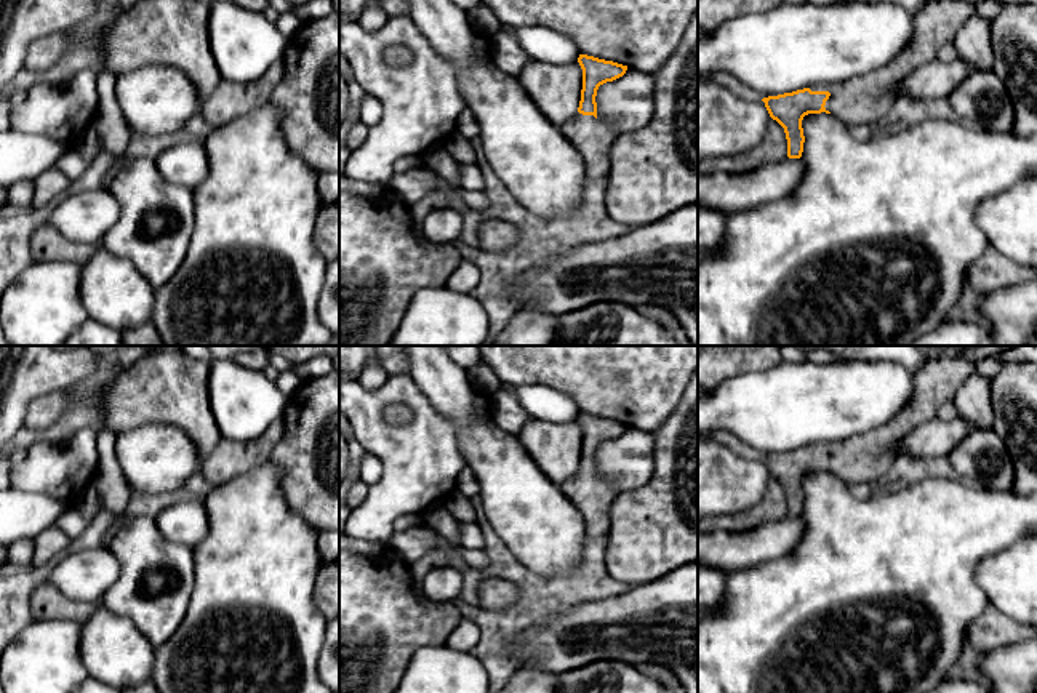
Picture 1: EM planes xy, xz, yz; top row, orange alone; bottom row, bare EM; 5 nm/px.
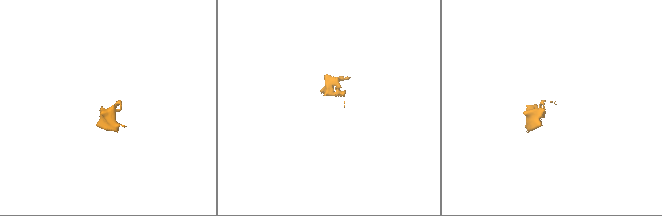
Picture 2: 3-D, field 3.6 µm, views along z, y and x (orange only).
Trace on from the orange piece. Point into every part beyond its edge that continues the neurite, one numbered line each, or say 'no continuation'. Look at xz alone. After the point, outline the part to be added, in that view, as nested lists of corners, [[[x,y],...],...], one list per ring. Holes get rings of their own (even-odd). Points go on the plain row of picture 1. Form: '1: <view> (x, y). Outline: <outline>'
1: xz (594, 496). Outline: [[[578,471],[560,485],[560,490],[584,515],[587,538],[607,539],[611,527],[610,509],[618,496],[615,487],[594,474]]]

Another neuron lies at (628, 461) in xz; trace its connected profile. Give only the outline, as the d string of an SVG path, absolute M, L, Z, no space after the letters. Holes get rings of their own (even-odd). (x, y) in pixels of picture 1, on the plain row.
M627 426L626 432L599 445L597 477L618 493L645 485L655 471L655 435Z

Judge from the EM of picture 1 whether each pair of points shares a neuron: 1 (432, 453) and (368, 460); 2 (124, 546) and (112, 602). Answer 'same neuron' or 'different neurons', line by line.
1: different neurons
2: same neuron

